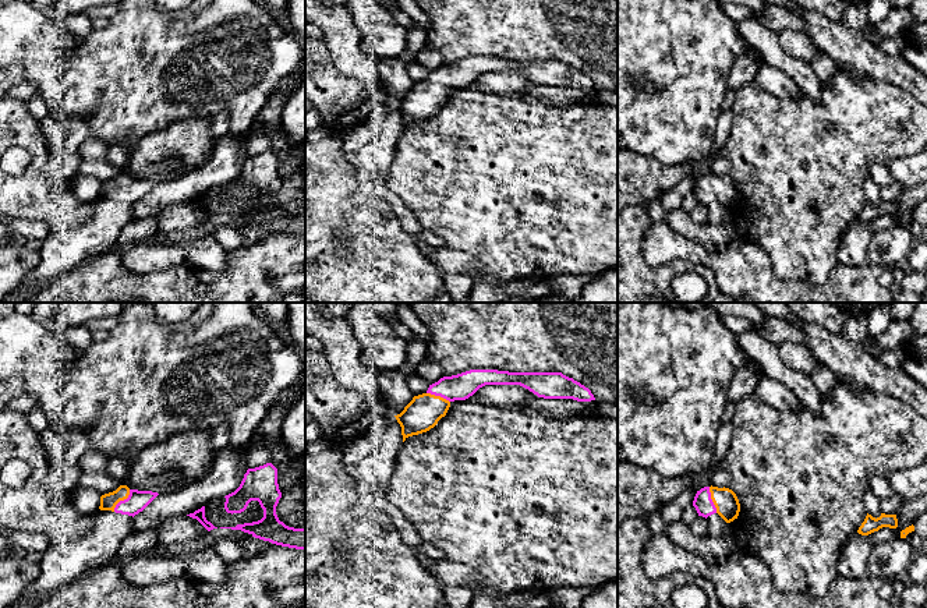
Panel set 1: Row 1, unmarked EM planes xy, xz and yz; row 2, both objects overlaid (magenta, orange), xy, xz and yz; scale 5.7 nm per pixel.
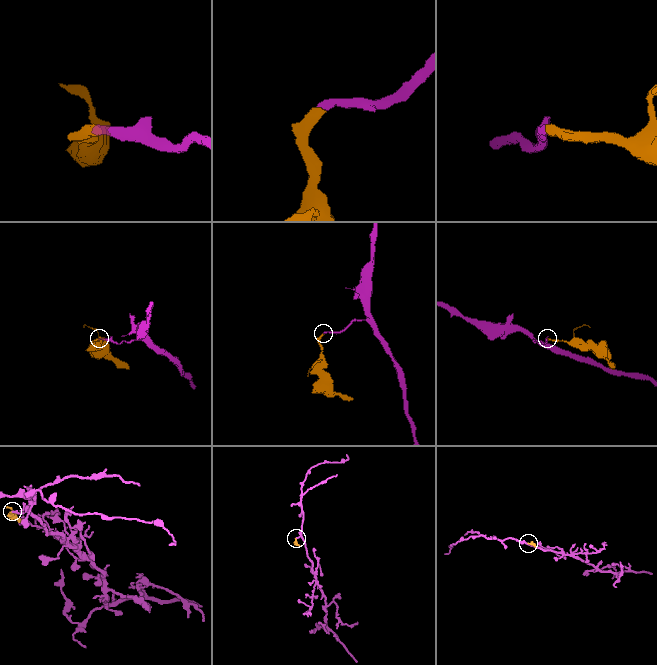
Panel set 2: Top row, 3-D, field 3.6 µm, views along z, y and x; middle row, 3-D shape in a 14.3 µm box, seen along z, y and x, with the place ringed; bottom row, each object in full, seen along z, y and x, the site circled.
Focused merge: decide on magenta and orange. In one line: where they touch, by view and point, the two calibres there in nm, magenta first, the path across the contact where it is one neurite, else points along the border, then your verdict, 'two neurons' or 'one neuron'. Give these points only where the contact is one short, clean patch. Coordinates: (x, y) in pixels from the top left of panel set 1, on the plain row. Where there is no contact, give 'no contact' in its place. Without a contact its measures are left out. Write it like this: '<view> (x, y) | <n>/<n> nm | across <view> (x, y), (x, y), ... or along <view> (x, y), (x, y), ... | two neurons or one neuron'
xy (121, 188) | 120/100 nm | across xy (137, 188), (121, 188), (108, 190) | one neuron

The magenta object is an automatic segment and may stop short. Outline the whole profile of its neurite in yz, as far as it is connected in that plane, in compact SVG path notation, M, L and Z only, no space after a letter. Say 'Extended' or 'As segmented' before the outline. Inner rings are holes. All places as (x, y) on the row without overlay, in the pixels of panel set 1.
Extended. M704 174L697 178L693 194L698 204L708 205L718 201L726 211L737 206L740 191L736 181L729 176Z

